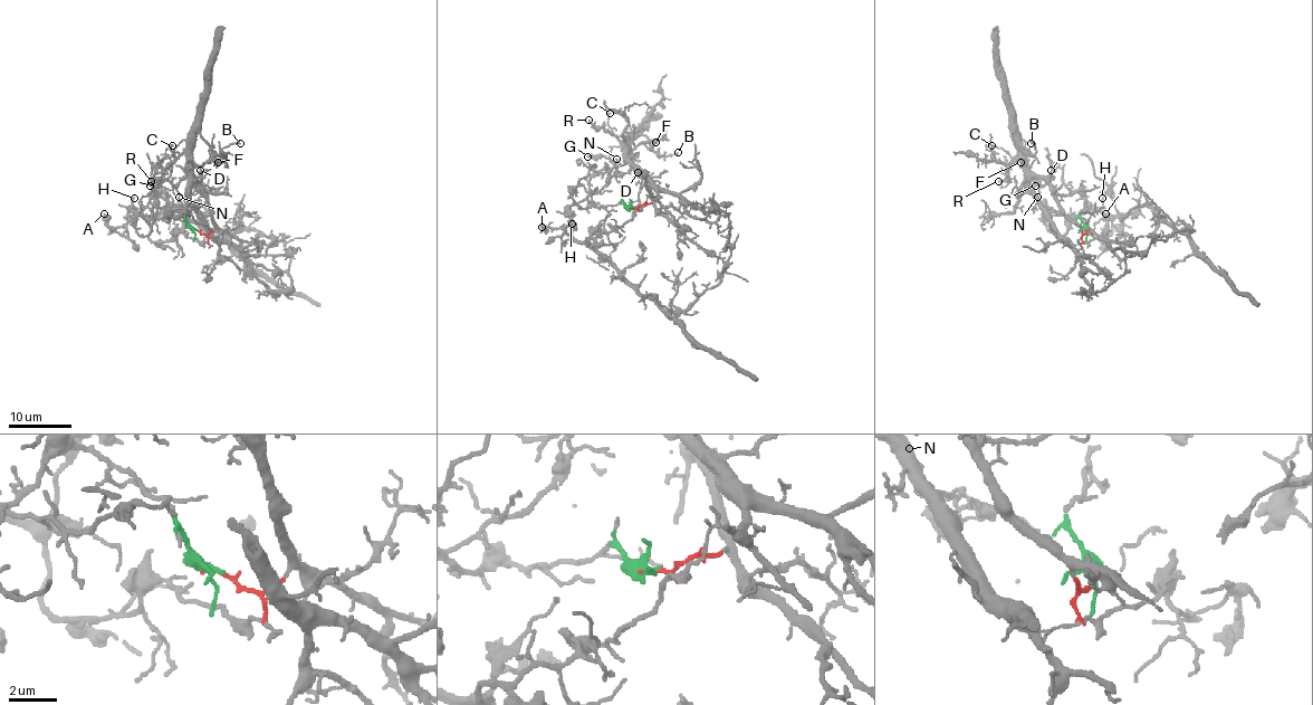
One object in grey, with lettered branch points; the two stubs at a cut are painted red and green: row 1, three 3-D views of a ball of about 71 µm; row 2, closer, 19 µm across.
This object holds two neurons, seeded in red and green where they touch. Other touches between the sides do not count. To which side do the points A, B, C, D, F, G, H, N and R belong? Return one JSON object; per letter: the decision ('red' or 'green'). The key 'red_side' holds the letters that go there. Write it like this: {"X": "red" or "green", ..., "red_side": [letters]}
{"A": "green", "B": "red", "C": "red", "D": "red", "F": "red", "G": "red", "H": "green", "N": "red", "R": "red", "red_side": ["B", "C", "D", "F", "G", "N", "R"]}

